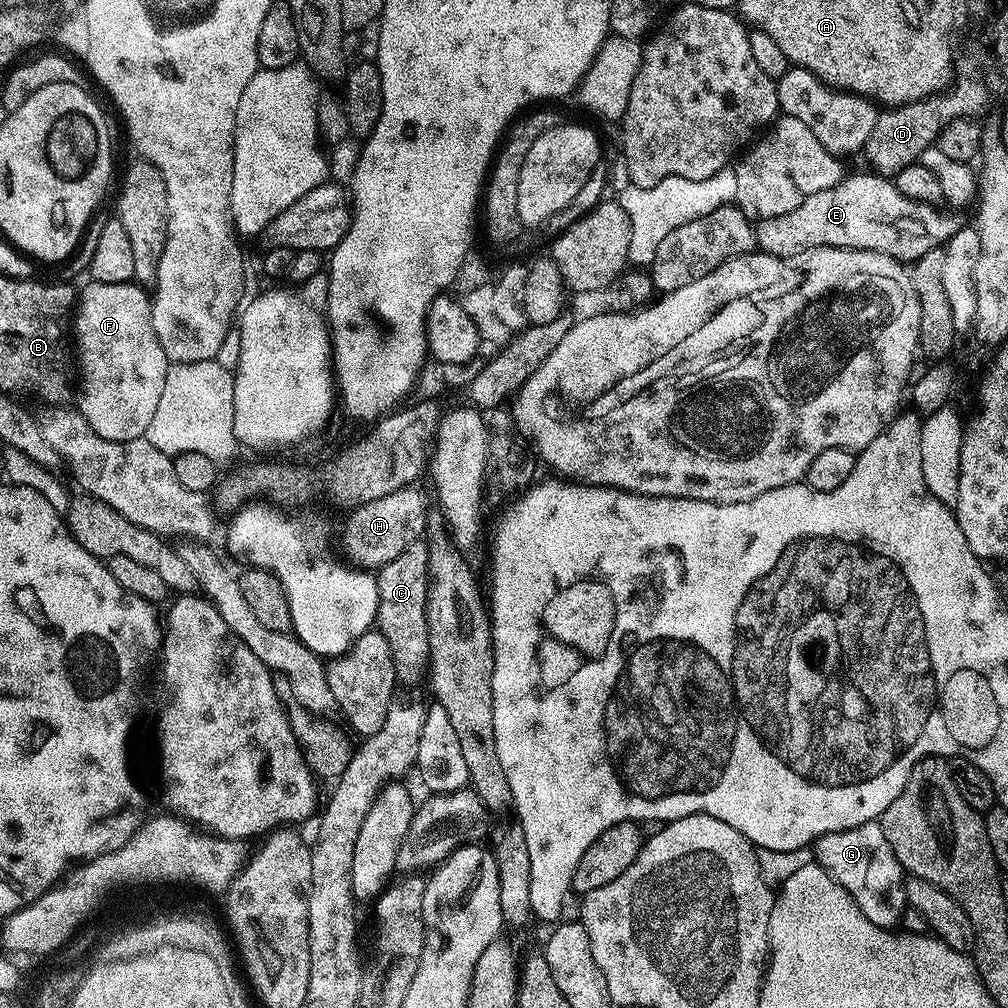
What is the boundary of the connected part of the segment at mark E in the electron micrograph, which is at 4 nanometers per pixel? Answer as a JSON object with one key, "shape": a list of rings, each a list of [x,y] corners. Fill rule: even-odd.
{"shape":[[[845,175],[837,185],[811,195],[790,213],[760,220],[755,225],[759,251],[768,256],[800,258],[813,248],[857,248],[886,254],[892,260],[915,262],[966,227],[959,211],[940,213],[937,205],[906,198],[889,177],[871,175]]]}

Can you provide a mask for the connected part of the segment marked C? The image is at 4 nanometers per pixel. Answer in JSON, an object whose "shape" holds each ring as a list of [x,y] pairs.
{"shape":[[[418,539],[394,562],[386,562],[379,569],[376,576],[378,586],[378,610],[376,611],[375,627],[390,642],[392,657],[396,663],[397,673],[412,676],[420,667],[425,667],[429,661],[428,647],[430,634],[428,633],[428,619],[426,606],[428,605],[428,571],[430,570],[430,554],[427,543]]]}

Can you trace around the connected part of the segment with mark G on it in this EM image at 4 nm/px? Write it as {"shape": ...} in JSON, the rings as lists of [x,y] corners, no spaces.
{"shape":[[[879,822],[854,826],[850,830],[838,830],[834,834],[826,834],[816,840],[814,853],[815,863],[819,864],[821,868],[825,868],[834,878],[834,882],[838,882],[838,886],[842,886],[842,890],[846,890],[846,894],[850,894],[850,898],[854,898],[854,902],[858,902],[858,910],[862,910],[862,914],[866,914],[866,918],[870,918],[870,922],[874,922],[874,926],[892,930],[901,923],[904,910],[908,907],[904,889],[906,873],[898,862],[890,842],[886,842],[886,834]]]}

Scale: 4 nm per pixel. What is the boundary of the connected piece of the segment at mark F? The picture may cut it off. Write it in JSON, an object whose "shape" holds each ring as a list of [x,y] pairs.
{"shape":[[[92,282],[89,285],[85,292],[79,293],[78,307],[74,312],[74,348],[80,351],[81,372],[78,376],[84,379],[84,397],[80,400],[78,412],[86,418],[94,434],[102,434],[102,438],[114,442],[138,440],[147,433],[150,421],[158,411],[170,363],[162,350],[162,342],[158,342],[158,334],[154,334],[152,301],[149,293],[144,293],[140,289],[143,287],[136,282]]]}

